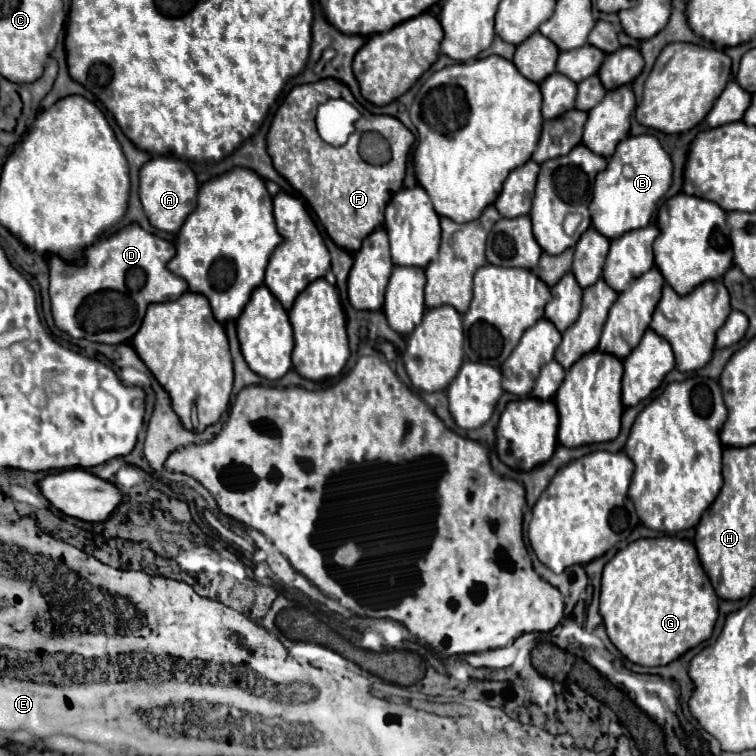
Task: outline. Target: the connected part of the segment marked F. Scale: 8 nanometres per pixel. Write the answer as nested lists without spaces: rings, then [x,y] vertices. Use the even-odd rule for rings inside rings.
[[[335,78],[295,86],[275,112],[267,134],[267,150],[275,170],[295,190],[303,194],[303,198],[315,210],[319,222],[323,224],[331,240],[351,254],[361,248],[365,236],[369,236],[375,228],[383,226],[383,208],[387,206],[387,200],[393,196],[393,192],[399,192],[403,188],[407,154],[413,142],[413,134],[397,118],[367,112],[355,102],[349,88]],[[331,98],[343,98],[359,108],[361,118],[355,124],[357,136],[363,134],[363,128],[371,128],[371,132],[383,132],[383,136],[387,136],[393,154],[393,158],[387,164],[379,168],[363,164],[363,158],[359,156],[359,138],[349,138],[347,144],[339,148],[333,148],[331,144],[325,144],[321,140],[315,128],[315,114],[317,106]]]

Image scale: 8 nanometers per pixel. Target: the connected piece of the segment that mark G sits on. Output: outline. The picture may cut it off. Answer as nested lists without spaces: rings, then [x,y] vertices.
[[[661,536],[631,542],[603,570],[599,612],[609,640],[639,666],[665,666],[713,634],[717,594],[687,540]]]

